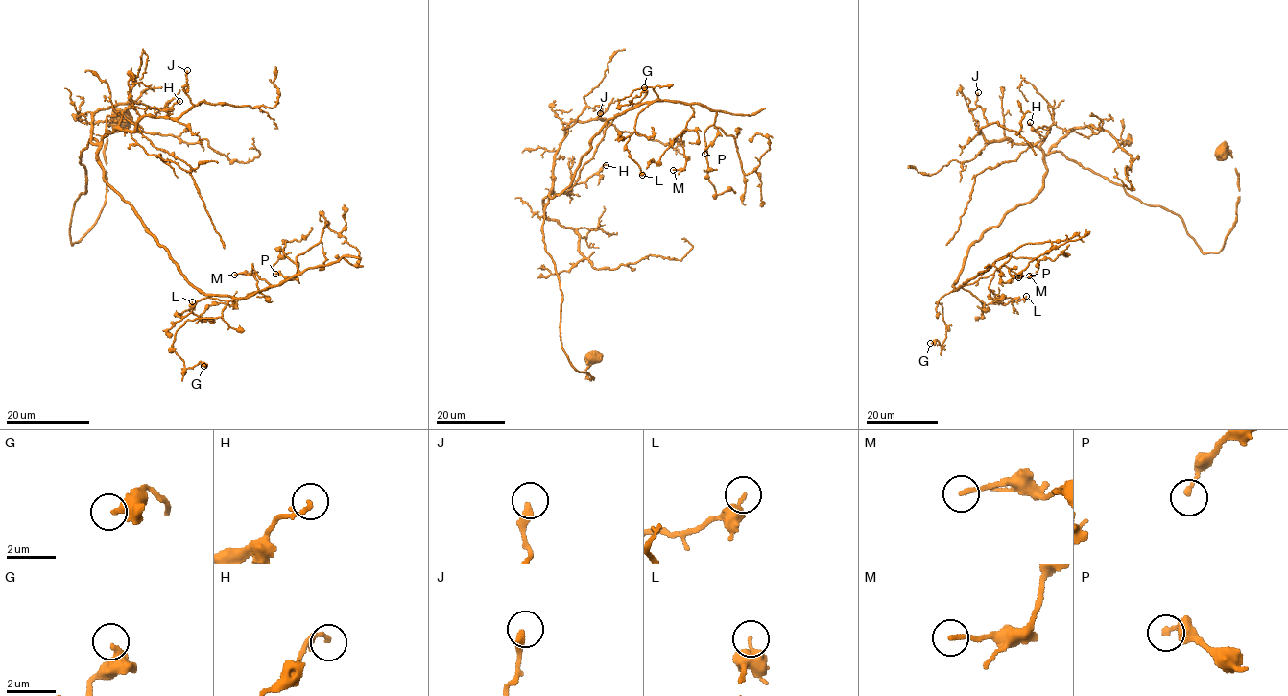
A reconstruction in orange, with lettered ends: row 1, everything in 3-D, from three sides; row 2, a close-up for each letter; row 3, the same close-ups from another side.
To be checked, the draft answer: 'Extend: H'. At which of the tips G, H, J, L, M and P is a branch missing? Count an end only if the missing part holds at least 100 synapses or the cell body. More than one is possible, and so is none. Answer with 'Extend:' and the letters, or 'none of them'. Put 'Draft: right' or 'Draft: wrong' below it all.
Extend: none of them
Draft: wrong

